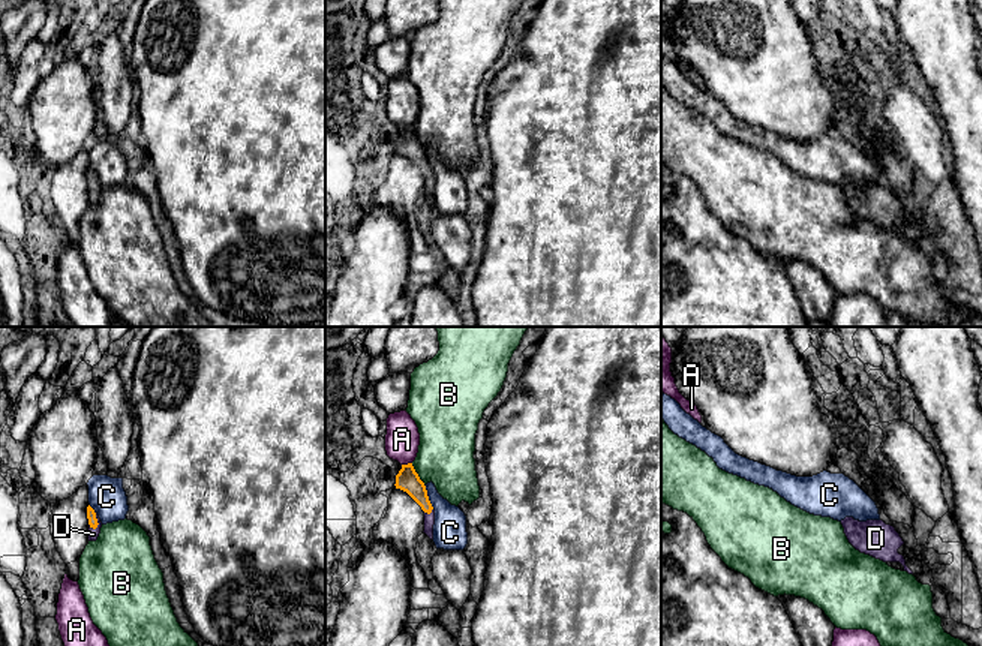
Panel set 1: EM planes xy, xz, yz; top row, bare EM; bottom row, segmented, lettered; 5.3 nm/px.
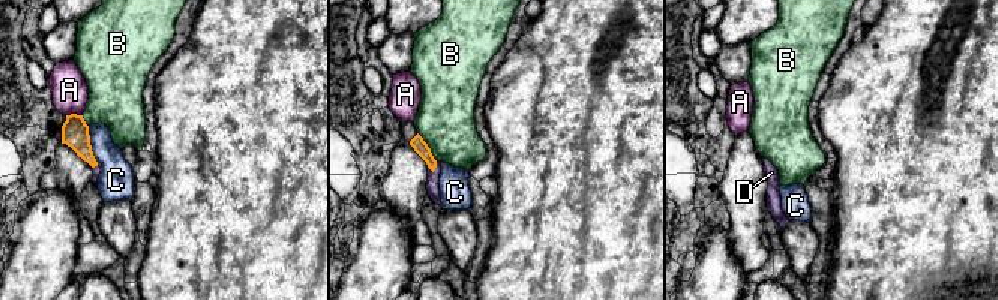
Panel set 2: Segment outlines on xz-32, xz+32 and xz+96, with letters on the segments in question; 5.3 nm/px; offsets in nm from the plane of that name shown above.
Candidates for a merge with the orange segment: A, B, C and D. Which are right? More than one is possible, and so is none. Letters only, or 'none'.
D

